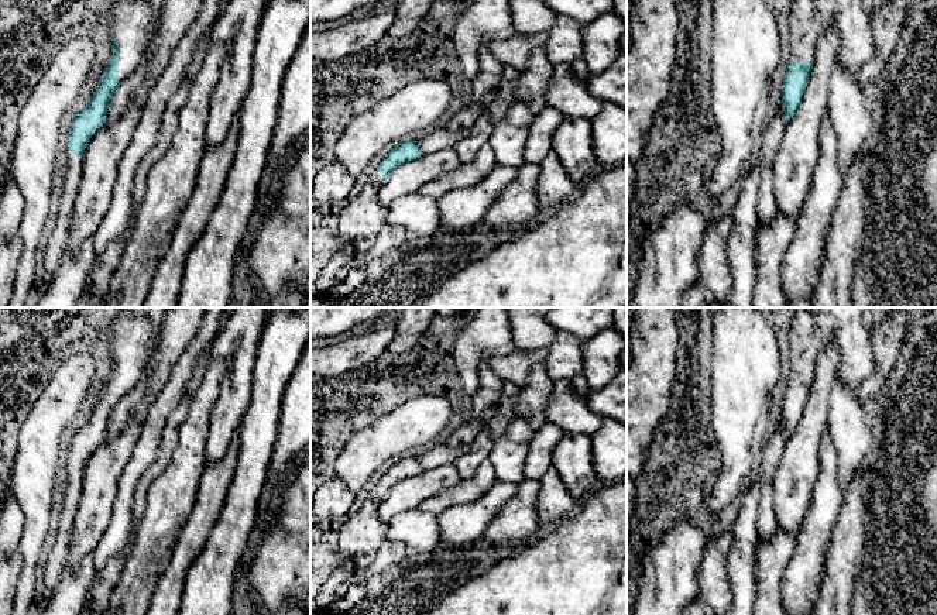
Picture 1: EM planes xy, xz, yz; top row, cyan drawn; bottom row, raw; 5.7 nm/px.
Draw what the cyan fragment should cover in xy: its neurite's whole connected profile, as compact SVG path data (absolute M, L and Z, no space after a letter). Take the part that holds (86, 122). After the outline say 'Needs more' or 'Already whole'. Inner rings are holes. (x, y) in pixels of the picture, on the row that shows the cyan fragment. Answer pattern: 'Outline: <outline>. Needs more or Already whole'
Outline: M117 0L113 6L110 27L113 34L113 54L92 99L80 111L75 111L73 124L66 142L66 175L59 202L55 229L49 237L44 257L42 291L61 265L62 252L68 244L72 207L82 178L85 148L106 123L110 99L119 85L126 80L143 62L159 18L164 0Z. Needs more

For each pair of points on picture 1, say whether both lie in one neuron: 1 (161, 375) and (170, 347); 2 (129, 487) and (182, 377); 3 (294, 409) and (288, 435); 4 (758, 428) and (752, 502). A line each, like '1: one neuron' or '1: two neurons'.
1: one neuron
2: one neuron
3: one neuron
4: two neurons

